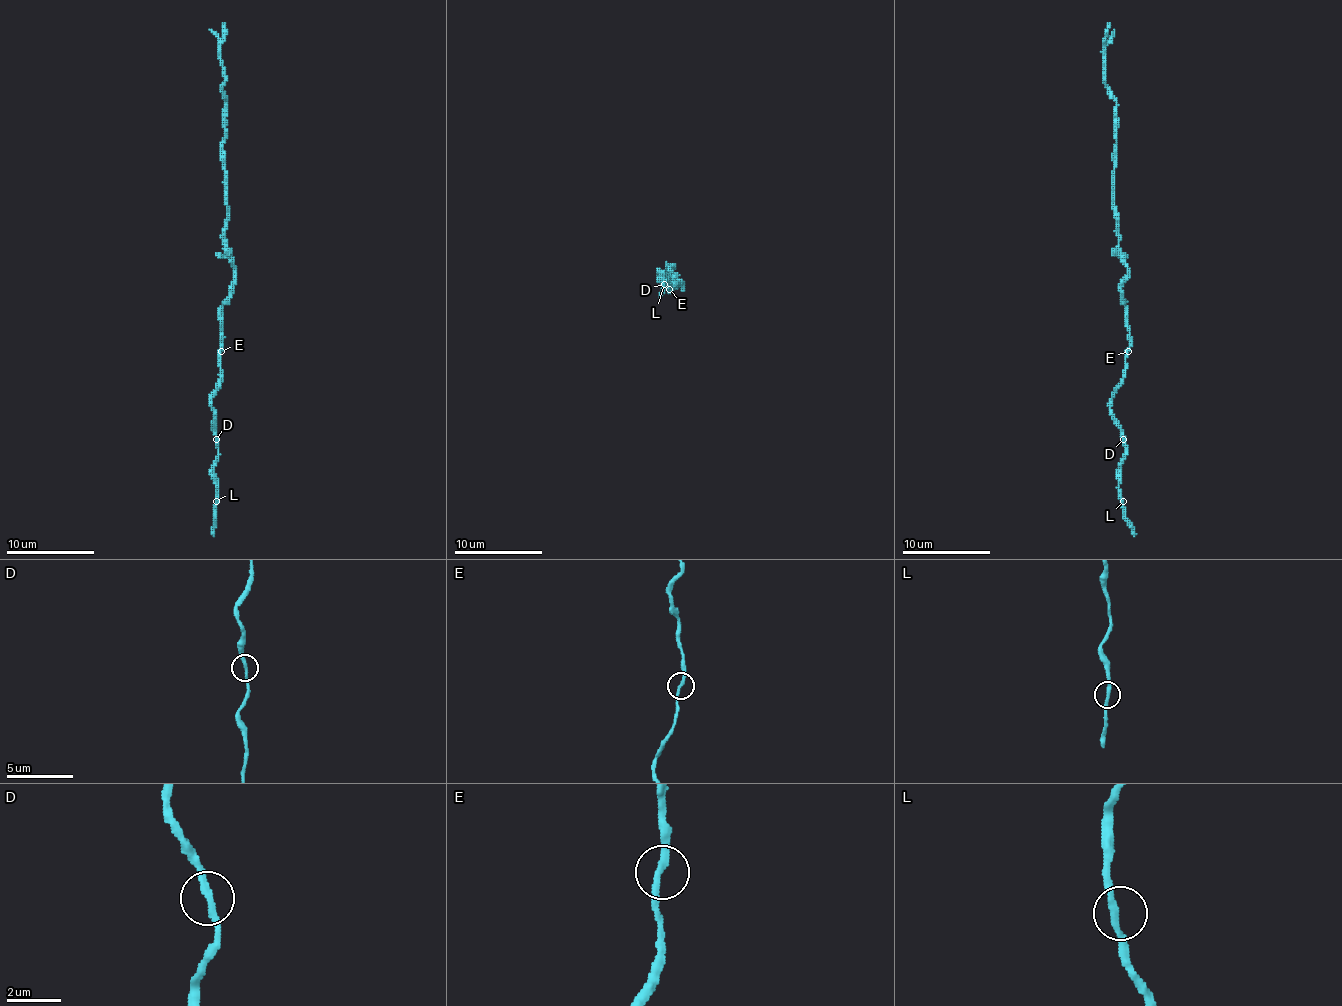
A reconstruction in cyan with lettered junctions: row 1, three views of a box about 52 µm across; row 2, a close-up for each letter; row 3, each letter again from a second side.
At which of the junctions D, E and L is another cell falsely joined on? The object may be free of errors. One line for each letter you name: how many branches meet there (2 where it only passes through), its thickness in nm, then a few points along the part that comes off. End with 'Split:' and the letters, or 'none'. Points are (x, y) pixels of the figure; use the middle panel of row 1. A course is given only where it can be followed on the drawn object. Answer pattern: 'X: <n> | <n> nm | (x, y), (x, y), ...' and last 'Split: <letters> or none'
Split: none

